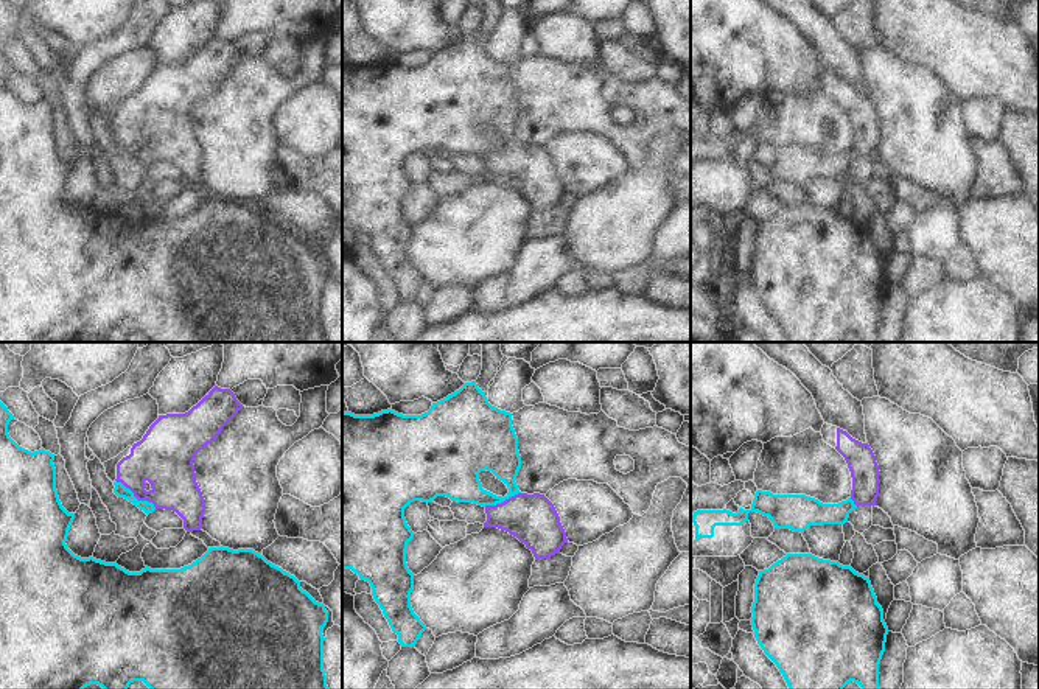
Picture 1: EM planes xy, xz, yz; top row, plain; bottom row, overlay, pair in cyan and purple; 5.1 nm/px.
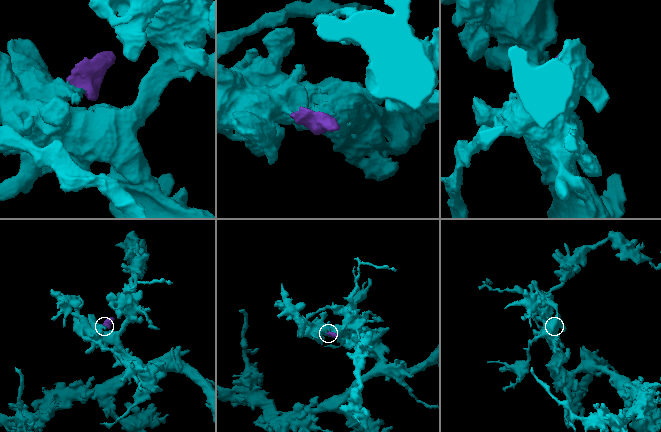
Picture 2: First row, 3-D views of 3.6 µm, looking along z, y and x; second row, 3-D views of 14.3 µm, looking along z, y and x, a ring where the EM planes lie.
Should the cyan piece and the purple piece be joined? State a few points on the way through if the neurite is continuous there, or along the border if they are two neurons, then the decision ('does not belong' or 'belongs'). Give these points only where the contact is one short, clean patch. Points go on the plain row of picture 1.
runs through xy (120, 142), (128, 142), (134, 148), (134, 136), (165, 111); belongs

